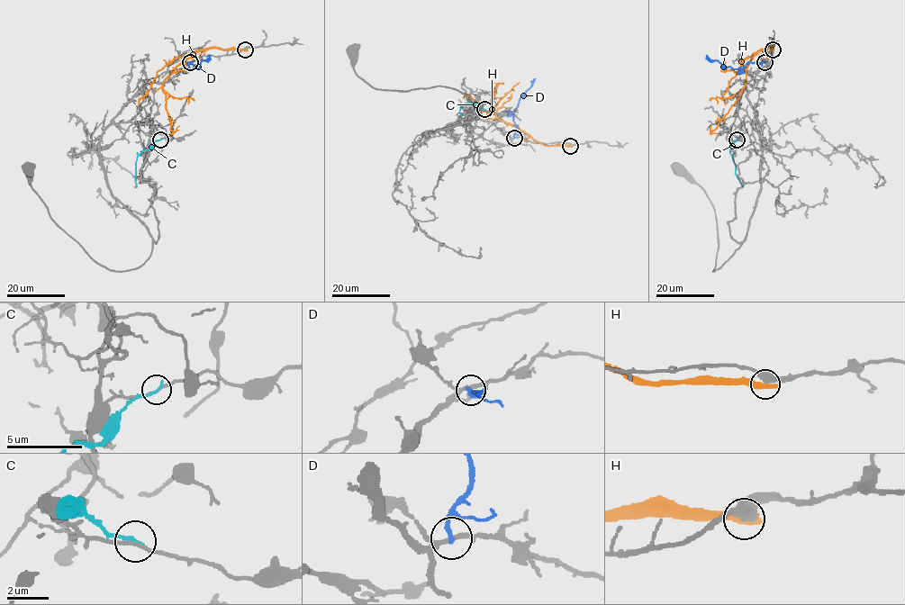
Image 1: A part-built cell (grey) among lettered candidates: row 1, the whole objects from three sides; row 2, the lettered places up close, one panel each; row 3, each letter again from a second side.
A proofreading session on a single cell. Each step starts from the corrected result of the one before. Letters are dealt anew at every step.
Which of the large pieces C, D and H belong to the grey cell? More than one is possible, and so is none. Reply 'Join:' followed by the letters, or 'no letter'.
Join: no letter

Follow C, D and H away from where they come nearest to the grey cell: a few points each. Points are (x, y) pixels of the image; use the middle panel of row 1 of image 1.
C: (484, 110), (474, 103), (462, 104), (459, 110), (462, 115)
D: (514, 137), (517, 125), (513, 120), (515, 109), (534, 79)
H: (569, 146), (544, 145), (516, 126), (497, 118), (488, 118), (498, 85), (493, 91)

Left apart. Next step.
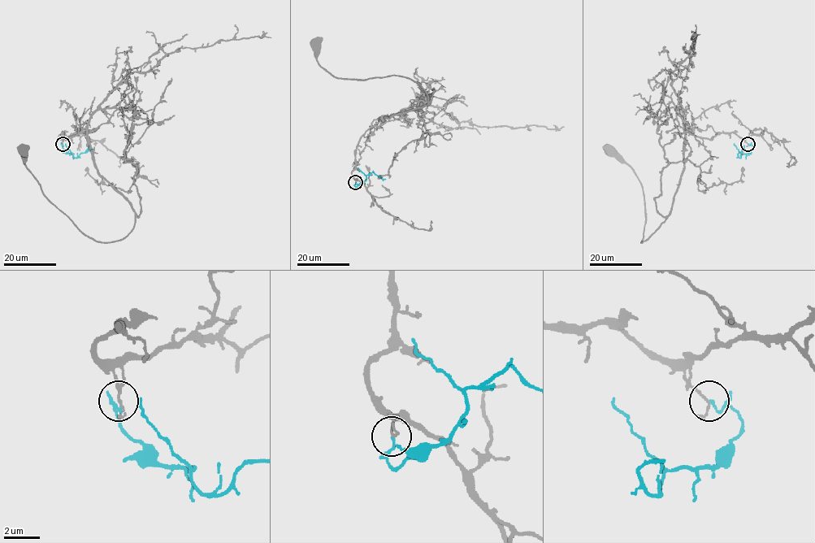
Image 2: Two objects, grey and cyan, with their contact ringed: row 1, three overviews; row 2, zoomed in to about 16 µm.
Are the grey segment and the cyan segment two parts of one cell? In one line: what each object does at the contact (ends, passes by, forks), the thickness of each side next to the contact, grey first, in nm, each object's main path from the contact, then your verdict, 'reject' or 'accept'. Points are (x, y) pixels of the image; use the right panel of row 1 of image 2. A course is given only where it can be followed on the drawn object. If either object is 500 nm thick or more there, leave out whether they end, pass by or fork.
grey passes by; cyan ends; calibres 110 and 140 nm; course grey (747, 144), (734, 132), (707, 138), (687, 128), (683, 171), (670, 212), (643, 242), (642, 184), (609, 150); course cyan (747, 144), (753, 148), (739, 158), (738, 154), (744, 149); reject

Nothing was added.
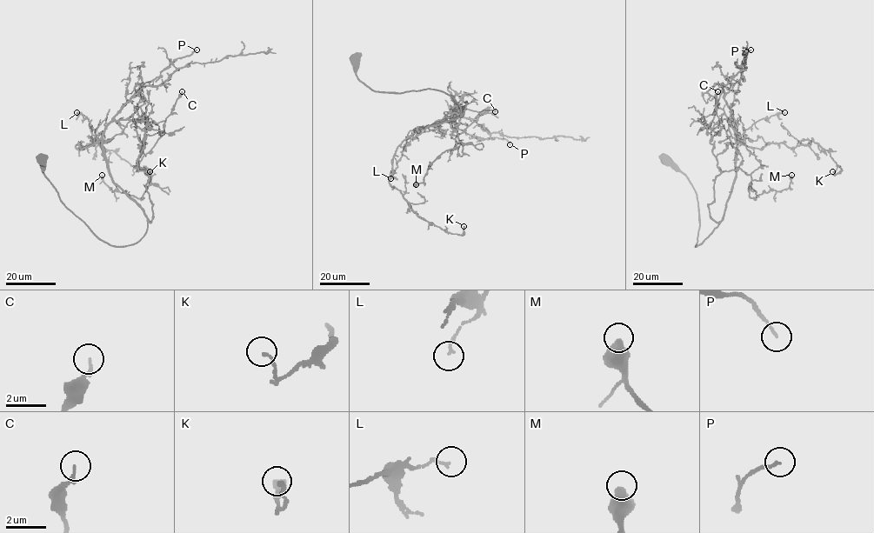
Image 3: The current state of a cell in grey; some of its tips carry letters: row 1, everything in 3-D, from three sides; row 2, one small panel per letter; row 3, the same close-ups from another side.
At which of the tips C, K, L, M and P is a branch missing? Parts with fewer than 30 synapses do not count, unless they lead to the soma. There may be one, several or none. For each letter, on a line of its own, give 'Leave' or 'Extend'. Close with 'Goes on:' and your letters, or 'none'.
C: Leave
K: Leave
L: Leave
M: Leave
P: Leave
Goes on: none

